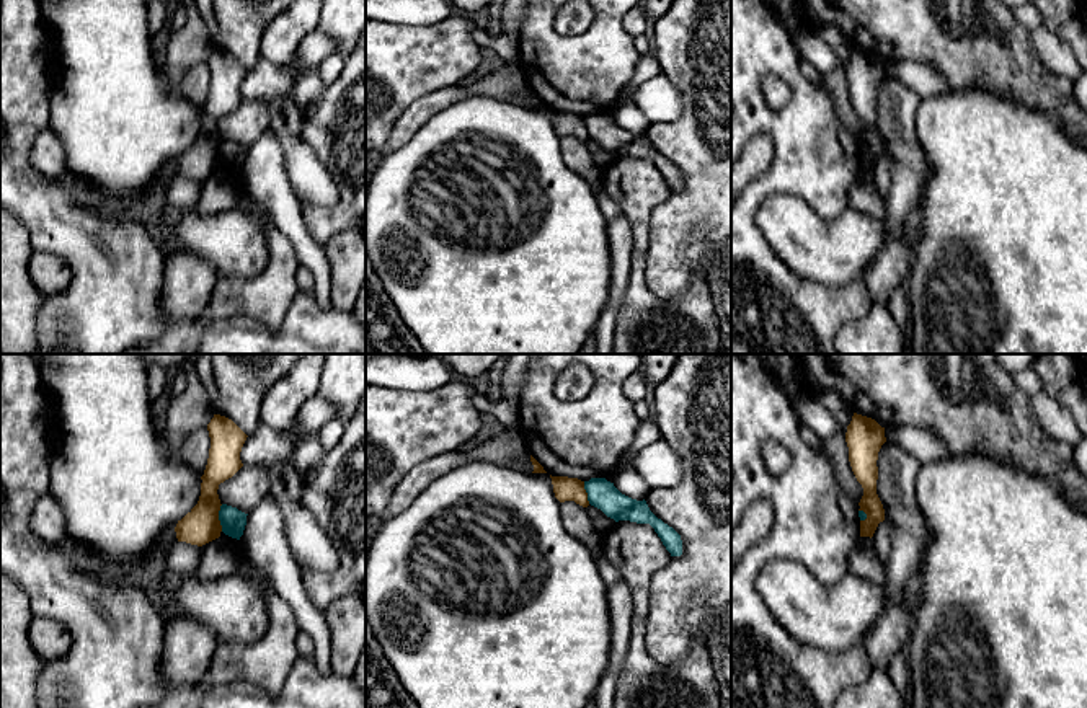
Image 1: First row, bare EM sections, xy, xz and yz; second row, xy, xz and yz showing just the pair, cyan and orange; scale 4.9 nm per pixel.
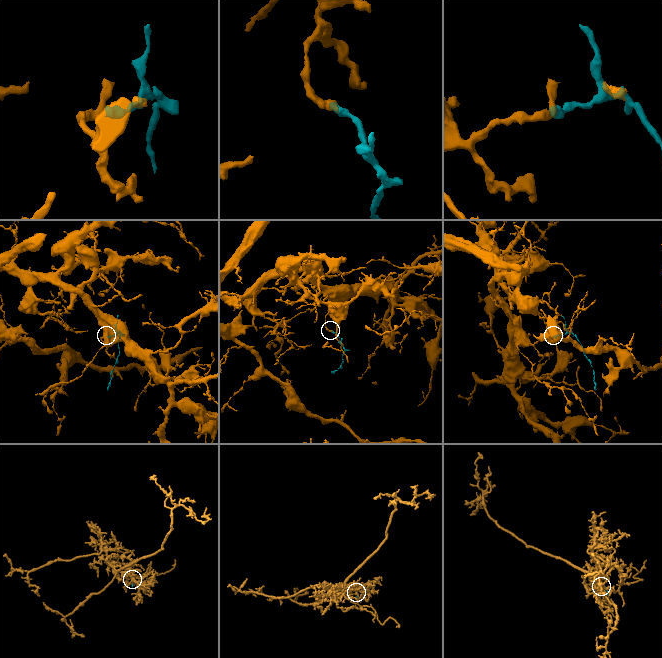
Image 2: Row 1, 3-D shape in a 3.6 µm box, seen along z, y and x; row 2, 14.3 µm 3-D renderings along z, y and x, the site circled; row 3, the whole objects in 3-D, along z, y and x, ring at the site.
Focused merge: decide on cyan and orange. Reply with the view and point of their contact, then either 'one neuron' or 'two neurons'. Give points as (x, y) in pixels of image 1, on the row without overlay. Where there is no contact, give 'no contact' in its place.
meets cyan in xy at (219, 152); two neurons

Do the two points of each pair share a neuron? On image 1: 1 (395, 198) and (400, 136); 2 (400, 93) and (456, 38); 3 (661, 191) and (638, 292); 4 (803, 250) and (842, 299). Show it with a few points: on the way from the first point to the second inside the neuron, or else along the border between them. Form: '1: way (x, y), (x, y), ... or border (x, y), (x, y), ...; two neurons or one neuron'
1: border (426, 121), (403, 144), (382, 157); two neurons
2: way (413, 80), (443, 51); one neuron
3: way (638, 216), (637, 266); one neuron
4: border (797, 273), (826, 286), (846, 286), (859, 279); two neurons

